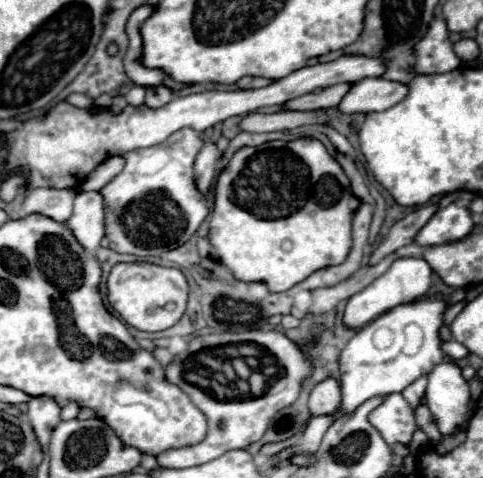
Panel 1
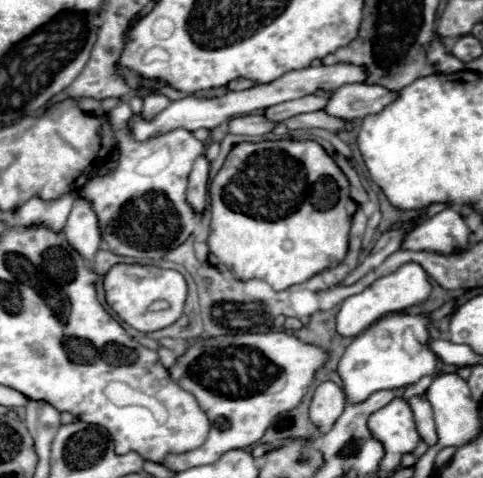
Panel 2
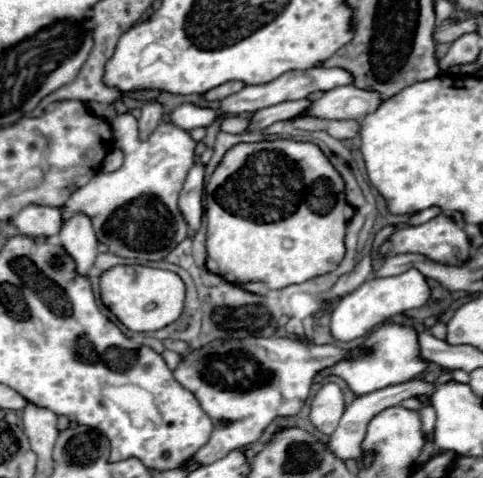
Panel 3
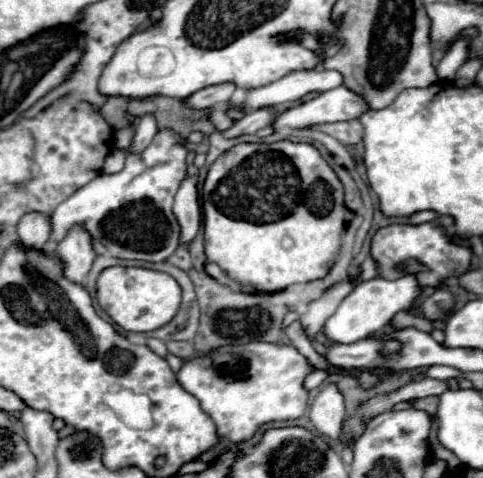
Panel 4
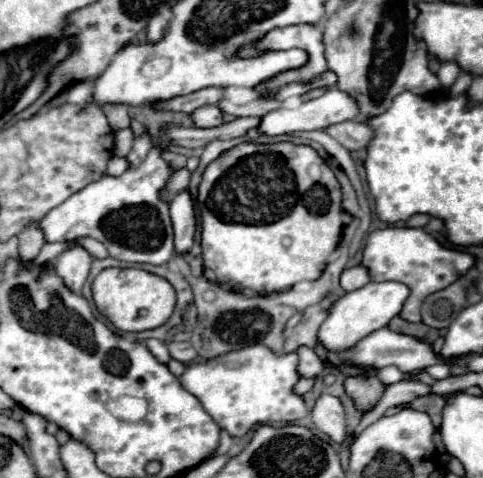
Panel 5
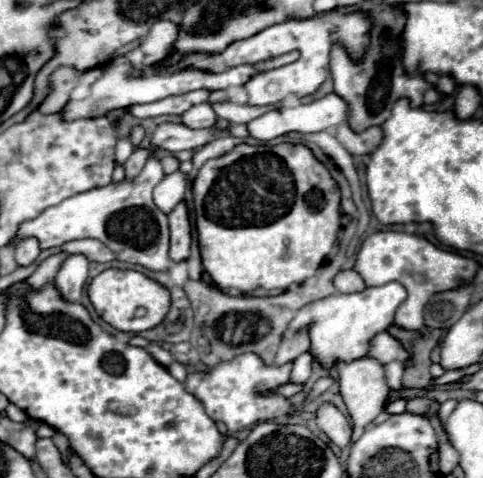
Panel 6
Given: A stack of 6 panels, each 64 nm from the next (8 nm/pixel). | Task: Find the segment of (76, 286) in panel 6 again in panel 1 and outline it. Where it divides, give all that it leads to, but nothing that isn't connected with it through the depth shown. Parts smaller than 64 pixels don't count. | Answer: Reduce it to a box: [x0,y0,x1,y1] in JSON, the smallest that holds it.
[66,192,104,252]

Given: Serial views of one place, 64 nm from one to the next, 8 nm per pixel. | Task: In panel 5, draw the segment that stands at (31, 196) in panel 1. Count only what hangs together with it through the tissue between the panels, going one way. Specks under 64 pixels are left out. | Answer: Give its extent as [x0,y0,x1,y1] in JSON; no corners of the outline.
[18,222,44,260]

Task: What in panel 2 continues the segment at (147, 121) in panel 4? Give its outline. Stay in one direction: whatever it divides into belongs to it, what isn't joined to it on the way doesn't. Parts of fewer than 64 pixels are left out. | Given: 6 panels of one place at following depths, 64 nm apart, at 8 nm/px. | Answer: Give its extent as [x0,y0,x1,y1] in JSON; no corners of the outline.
[142,92,170,118]

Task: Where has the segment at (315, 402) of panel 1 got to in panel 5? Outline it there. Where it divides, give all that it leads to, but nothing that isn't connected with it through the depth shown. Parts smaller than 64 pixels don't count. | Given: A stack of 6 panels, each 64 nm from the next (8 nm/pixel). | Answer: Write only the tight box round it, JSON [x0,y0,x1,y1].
[310,394,346,442]

